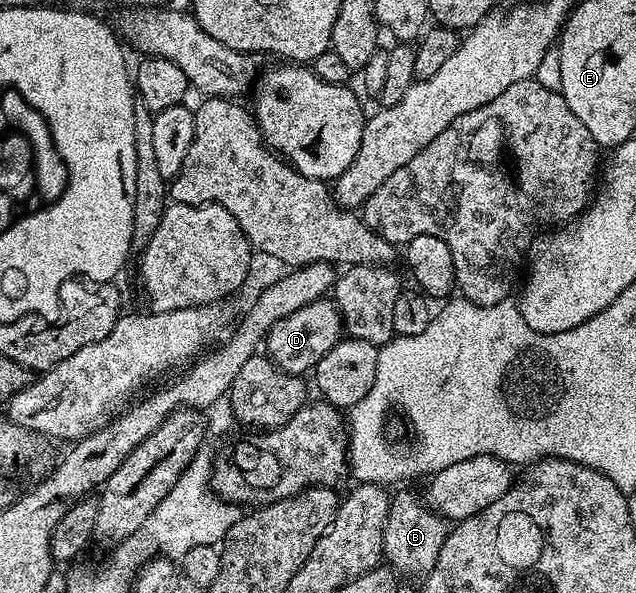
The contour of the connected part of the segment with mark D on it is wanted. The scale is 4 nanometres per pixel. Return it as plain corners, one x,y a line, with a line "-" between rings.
324,298
309,302
309,306
301,306
301,310
293,310
293,314
274,324
265,341
265,352
281,370
303,376
310,373
315,364
321,362
329,350
333,350
333,346
337,346
344,332
343,315
339,313
339,307
334,299

